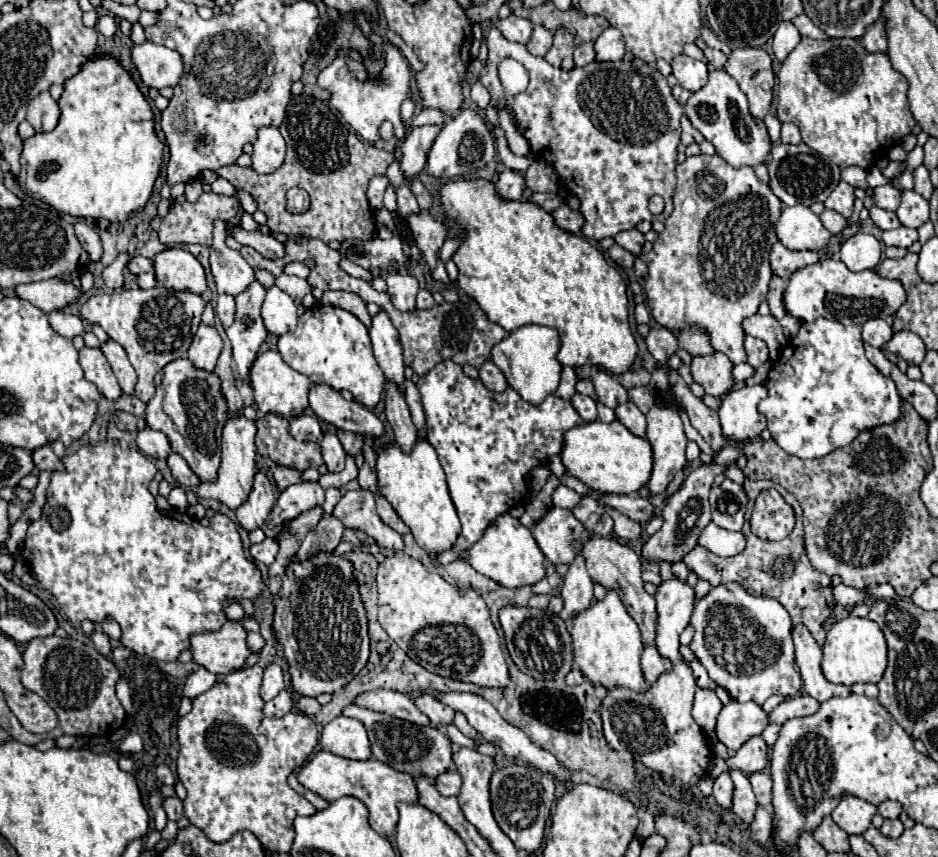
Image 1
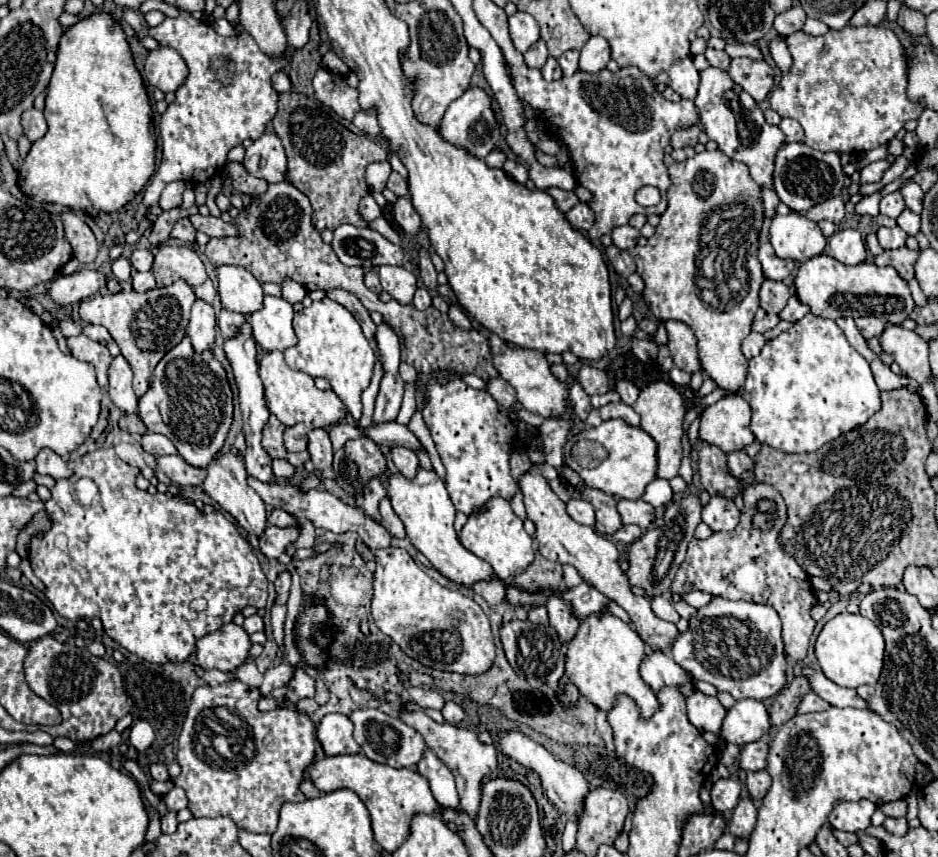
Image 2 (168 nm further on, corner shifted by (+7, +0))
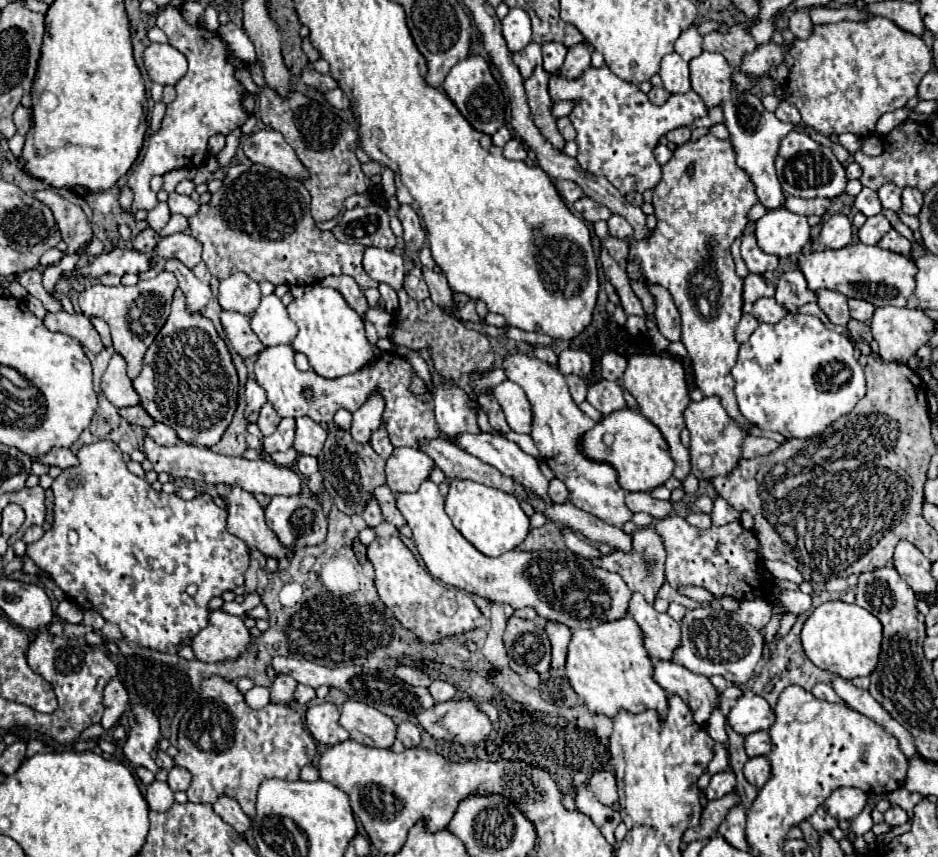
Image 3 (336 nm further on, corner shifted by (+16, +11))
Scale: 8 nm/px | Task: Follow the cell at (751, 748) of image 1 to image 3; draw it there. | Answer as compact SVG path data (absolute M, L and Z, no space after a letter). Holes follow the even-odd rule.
M760 730L760 732L752 732L746 736L744 740L744 750L750 758L754 756L766 756L770 752L770 738L768 732Z

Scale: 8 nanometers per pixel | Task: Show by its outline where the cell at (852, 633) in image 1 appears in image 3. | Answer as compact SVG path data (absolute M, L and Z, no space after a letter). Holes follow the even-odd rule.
M824 602L804 622L802 646L806 656L822 670L838 674L846 680L868 676L876 664L882 642L882 624L868 610L846 602Z

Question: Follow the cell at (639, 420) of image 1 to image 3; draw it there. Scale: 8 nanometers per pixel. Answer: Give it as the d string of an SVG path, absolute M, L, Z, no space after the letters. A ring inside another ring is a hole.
M602 380L598 384L594 384L590 390L588 390L588 398L586 398L596 410L600 410L604 416L614 412L614 410L620 410L620 408L626 408L626 400L622 396L622 386L618 382L608 382L608 380Z

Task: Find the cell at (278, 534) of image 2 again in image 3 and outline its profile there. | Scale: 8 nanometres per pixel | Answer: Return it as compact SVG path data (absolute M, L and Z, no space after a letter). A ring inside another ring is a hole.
M308 486L298 496L272 496L272 502L266 508L266 524L284 546L314 546L320 544L326 536L324 510L320 506L320 500L310 494Z

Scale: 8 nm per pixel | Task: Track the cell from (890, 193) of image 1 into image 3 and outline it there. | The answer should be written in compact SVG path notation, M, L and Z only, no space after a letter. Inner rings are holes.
M884 184L878 190L878 198L882 202L882 208L898 212L900 210L900 194L902 194L902 188L898 188L896 184Z

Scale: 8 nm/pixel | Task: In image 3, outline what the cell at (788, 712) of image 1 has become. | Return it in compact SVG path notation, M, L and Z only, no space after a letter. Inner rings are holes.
M816 684L814 688L810 688L810 692L816 696L816 698L820 698L820 700L828 700L828 702L840 702L840 704L844 704L844 700L840 700L838 696L836 696L836 692L832 690L832 686L830 684Z

